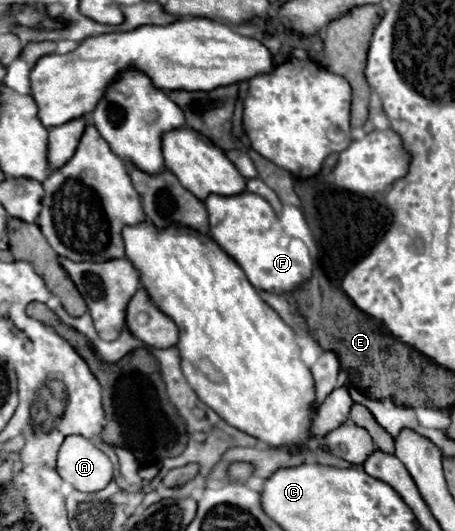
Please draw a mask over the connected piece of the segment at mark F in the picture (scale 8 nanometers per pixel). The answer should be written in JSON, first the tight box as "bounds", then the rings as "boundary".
{"bounds":[204,191,312,293],"boundary":[[[244,191],[230,197],[208,195],[204,205],[210,215],[210,237],[244,269],[248,281],[256,289],[288,293],[302,281],[310,279],[312,259],[308,247],[294,237],[284,243],[284,229],[266,199]]]}

